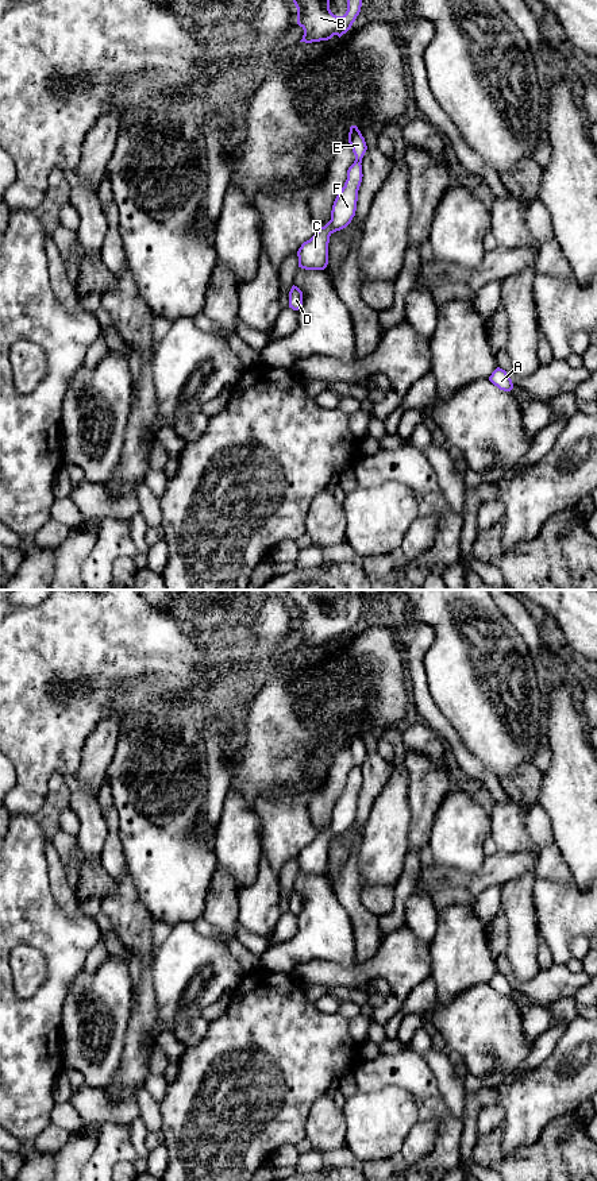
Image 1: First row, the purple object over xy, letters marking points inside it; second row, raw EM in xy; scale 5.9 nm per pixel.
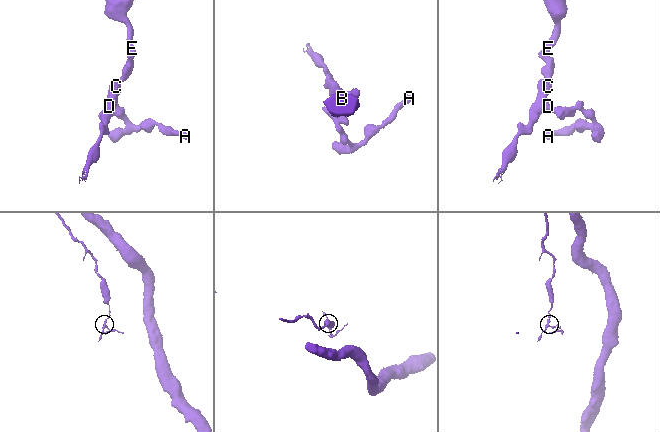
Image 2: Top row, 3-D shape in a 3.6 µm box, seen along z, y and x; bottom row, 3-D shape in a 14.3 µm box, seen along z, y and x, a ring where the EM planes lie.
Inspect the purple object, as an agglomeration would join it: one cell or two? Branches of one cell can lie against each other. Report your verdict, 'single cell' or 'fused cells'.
single cell

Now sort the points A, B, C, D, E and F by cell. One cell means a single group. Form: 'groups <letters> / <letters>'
groups A B C D E F

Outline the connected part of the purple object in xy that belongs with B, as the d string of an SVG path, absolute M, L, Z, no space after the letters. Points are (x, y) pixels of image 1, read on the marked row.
M293 0L297 8L297 24L304 30L300 42L328 40L346 34L361 12L362 0L347 0L347 11L336 16L330 9L330 0Z

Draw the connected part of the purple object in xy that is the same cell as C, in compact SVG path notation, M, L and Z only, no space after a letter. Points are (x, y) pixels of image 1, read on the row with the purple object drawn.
M357 126L350 127L348 143L355 155L355 161L348 167L344 186L334 201L331 220L324 227L320 227L319 231L298 248L298 267L301 269L324 270L328 265L330 236L346 228L355 216L358 190L363 177L361 163L367 150L365 138Z

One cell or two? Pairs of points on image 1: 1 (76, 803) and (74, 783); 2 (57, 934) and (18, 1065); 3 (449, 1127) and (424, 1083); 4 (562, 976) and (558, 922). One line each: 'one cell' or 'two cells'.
1: one cell
2: one cell
3: one cell
4: two cells

